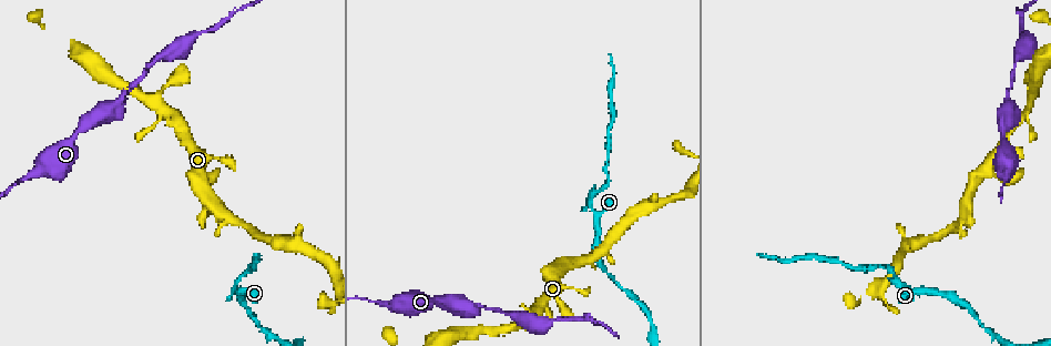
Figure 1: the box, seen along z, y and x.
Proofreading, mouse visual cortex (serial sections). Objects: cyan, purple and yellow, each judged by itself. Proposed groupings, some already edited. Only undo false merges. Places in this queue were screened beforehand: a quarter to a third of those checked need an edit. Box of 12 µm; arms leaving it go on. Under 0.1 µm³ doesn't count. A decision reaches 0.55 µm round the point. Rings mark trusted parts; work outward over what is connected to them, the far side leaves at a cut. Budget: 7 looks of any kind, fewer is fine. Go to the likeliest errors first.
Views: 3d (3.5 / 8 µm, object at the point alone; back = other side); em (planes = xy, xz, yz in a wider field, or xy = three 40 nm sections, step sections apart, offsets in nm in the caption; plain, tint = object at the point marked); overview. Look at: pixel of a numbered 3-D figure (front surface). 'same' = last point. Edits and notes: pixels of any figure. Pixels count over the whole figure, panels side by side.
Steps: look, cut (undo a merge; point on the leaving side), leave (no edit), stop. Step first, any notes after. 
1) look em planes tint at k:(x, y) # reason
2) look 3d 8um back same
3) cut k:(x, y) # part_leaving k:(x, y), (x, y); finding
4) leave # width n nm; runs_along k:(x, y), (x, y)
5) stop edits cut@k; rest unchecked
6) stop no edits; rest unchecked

look 3d 8um at 1:(885, 266) # sharp bend

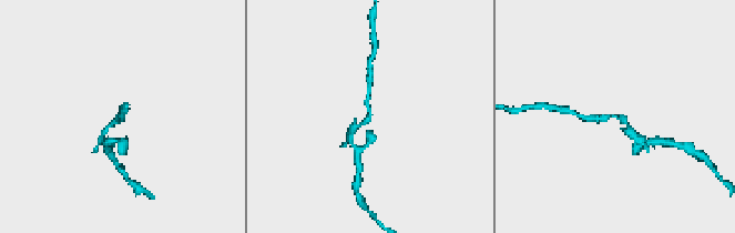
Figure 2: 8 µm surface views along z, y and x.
look em planes tint at 2:(620, 116) # arm_widths 150, 200 nm; shape alone is not enough

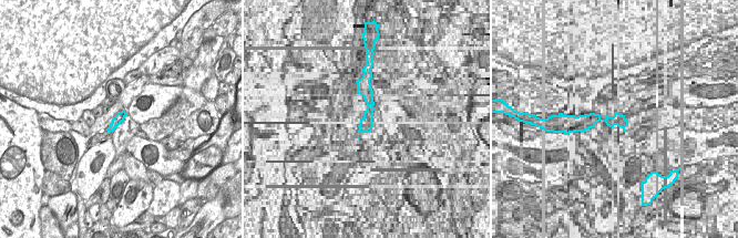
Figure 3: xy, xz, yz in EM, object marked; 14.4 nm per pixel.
leave # width 140 nm; runs_along 2:(350, 134), (370, 114), (370, 87); one cell here

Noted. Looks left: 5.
look 3d 3.5um back at 1:(1006, 89) # calibre changes

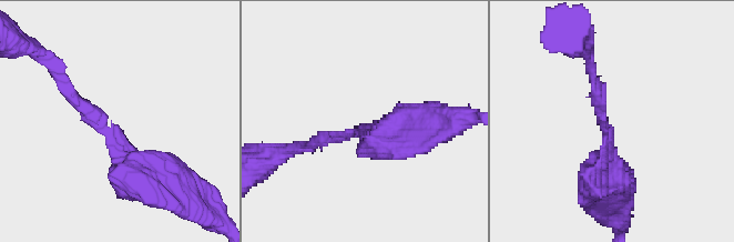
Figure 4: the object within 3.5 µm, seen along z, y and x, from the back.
look em xy step 2 tint at 4:(608, 129) # arm_widths 200, 450 nm

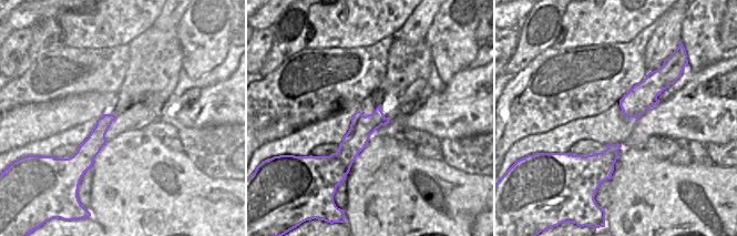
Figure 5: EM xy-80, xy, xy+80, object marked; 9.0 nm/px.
look em xy step 1 tint same # cut it another way

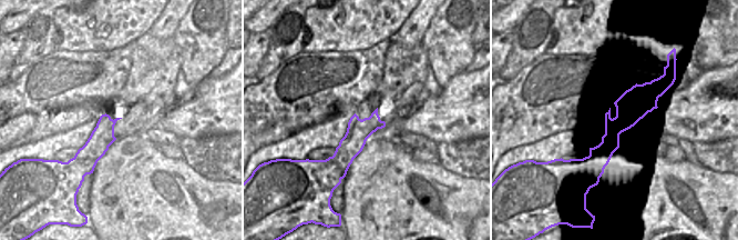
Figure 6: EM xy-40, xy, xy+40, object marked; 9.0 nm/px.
leave # one cell here

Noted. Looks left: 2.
look 3d 8um at 1:(193, 35) # thick turns thin

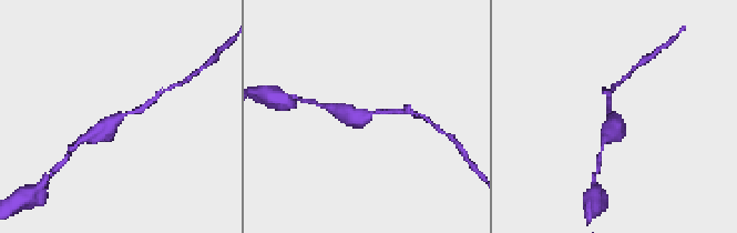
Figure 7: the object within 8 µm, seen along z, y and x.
look 3d 3.5um back at 7:(611, 116)

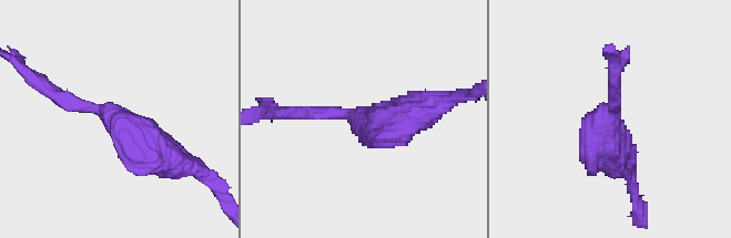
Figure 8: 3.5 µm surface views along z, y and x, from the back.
leave # runs_along 8:(166, 158), (109, 114), (40, 84); continuous, no second cell

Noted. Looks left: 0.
stop no edits; rest unchecked

